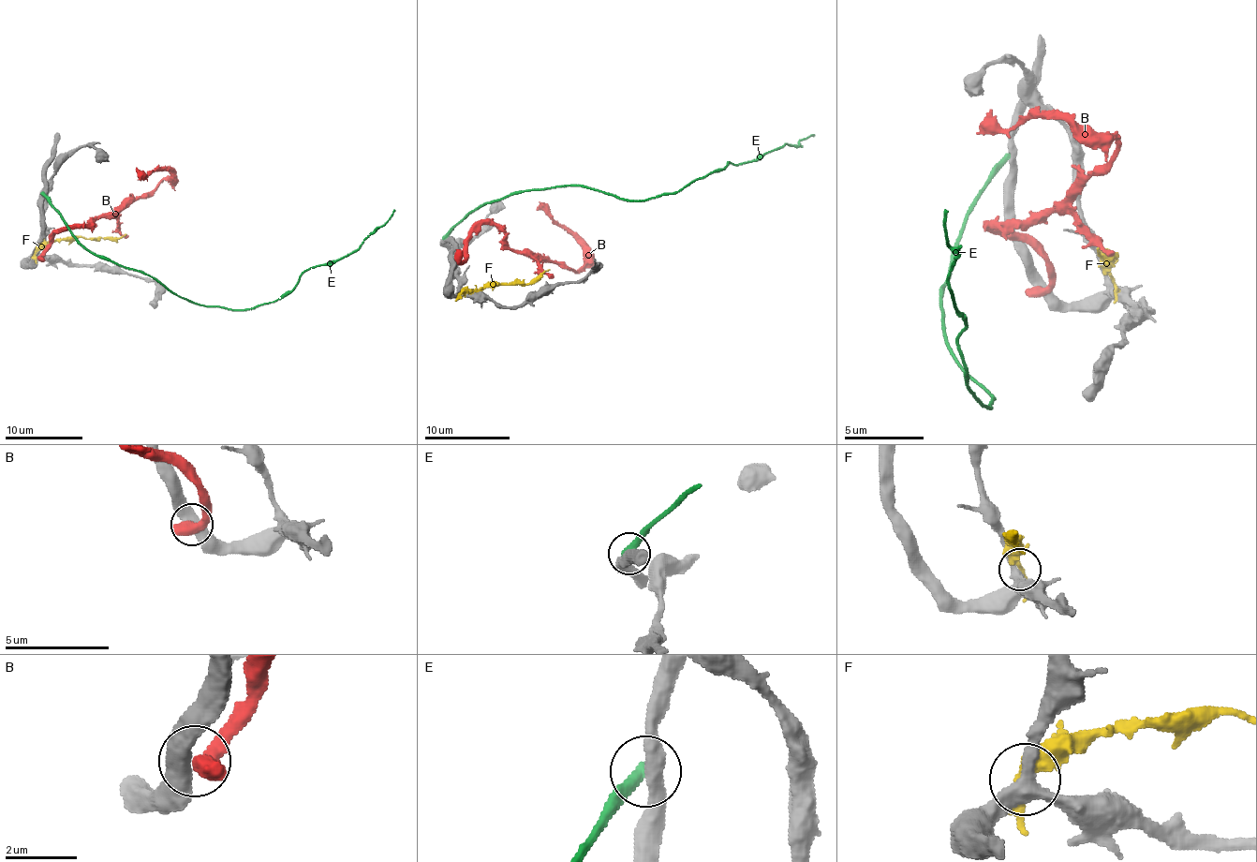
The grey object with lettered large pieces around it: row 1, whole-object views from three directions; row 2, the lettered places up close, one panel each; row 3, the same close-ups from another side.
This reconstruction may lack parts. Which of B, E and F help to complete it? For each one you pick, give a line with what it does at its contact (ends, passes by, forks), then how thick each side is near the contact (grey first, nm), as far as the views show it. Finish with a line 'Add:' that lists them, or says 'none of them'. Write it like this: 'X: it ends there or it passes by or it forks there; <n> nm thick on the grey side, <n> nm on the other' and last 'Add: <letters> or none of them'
Add: none of them

